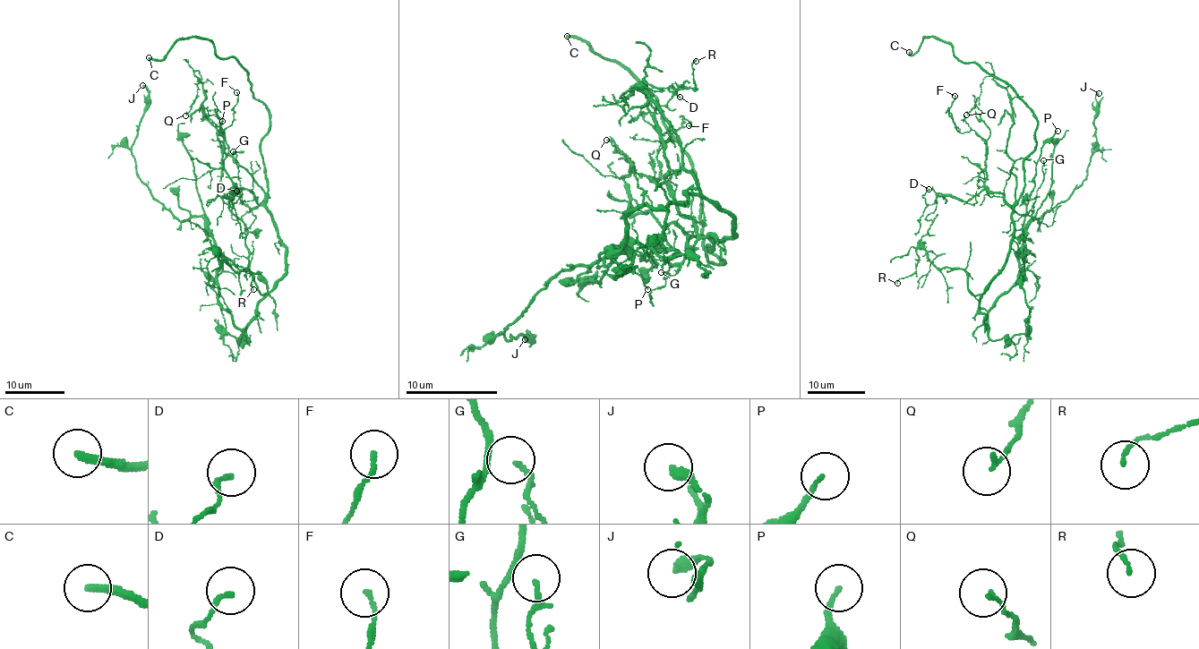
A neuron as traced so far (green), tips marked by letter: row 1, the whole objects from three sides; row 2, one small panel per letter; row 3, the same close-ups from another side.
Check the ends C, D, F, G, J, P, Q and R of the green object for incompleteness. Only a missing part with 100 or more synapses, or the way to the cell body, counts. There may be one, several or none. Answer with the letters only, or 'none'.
C

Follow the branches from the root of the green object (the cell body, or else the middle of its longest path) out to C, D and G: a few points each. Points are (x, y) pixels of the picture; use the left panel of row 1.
C: (281, 276), (286, 246), (265, 204), (261, 151), (269, 115), (248, 72), (194, 37), (162, 59), (149, 57)
D: (281, 276), (286, 246), (273, 216), (245, 189), (233, 188), (231, 201), (221, 199), (232, 207), (236, 191)
G: (281, 276), (286, 246), (273, 216), (262, 206), (249, 208), (242, 201), (238, 162), (233, 151)

